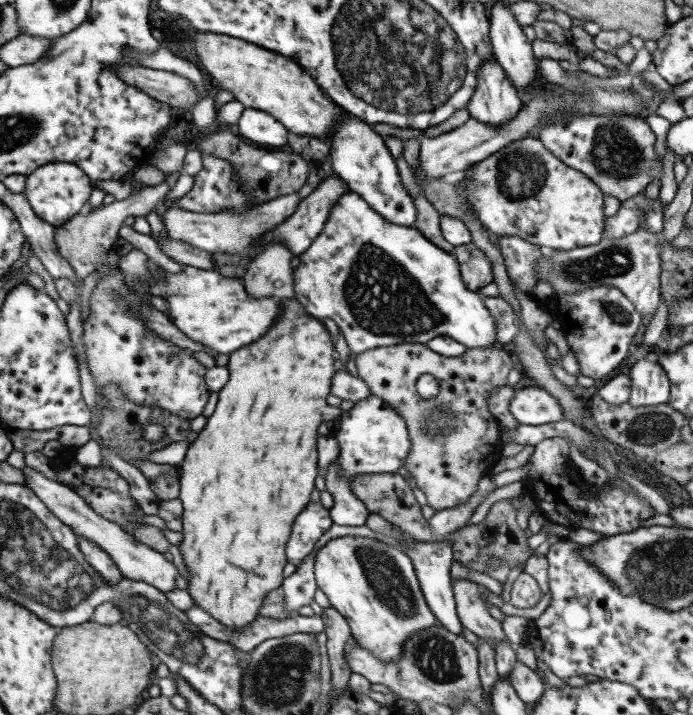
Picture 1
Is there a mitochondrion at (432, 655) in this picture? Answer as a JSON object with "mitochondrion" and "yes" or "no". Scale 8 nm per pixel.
{"mitochondrion":"yes"}

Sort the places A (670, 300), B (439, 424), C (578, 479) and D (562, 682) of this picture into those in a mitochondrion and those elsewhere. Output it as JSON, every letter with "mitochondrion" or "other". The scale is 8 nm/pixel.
{"A":"other","B":"mitochondrion","C":"other","D":"other"}

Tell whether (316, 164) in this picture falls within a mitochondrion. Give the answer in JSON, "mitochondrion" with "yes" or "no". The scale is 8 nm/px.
{"mitochondrion":"no"}

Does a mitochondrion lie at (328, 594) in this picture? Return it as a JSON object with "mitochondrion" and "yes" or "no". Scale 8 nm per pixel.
{"mitochondrion":"no"}

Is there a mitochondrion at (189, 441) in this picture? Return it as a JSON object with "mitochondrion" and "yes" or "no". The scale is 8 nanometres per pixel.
{"mitochondrion":"no"}

